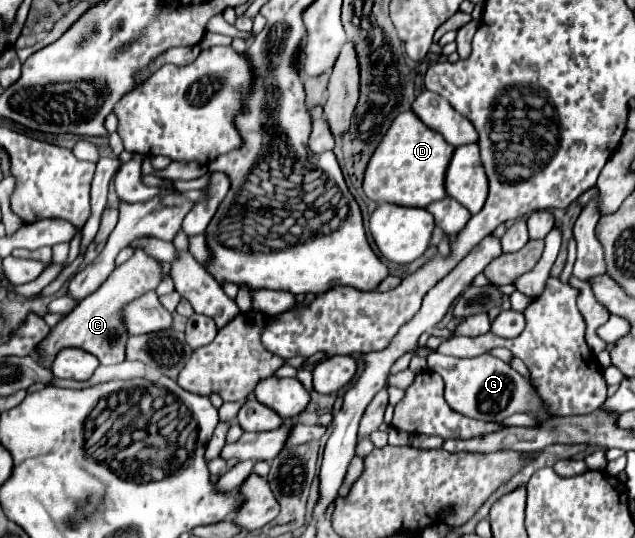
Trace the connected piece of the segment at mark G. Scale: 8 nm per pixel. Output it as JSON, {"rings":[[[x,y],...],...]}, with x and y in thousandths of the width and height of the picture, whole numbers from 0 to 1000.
{"rings":[[[696,656],[674,660],[674,682],[696,697],[702,708],[702,745],[706,753],[734,771],[756,783],[781,783],[787,786],[806,768],[822,768],[835,757],[847,771],[847,779],[866,779],[860,764],[850,757],[850,745],[841,738],[841,727],[816,690],[809,690],[800,675],[762,656],[756,664],[743,667],[721,667],[721,664],[702,664]]]}

